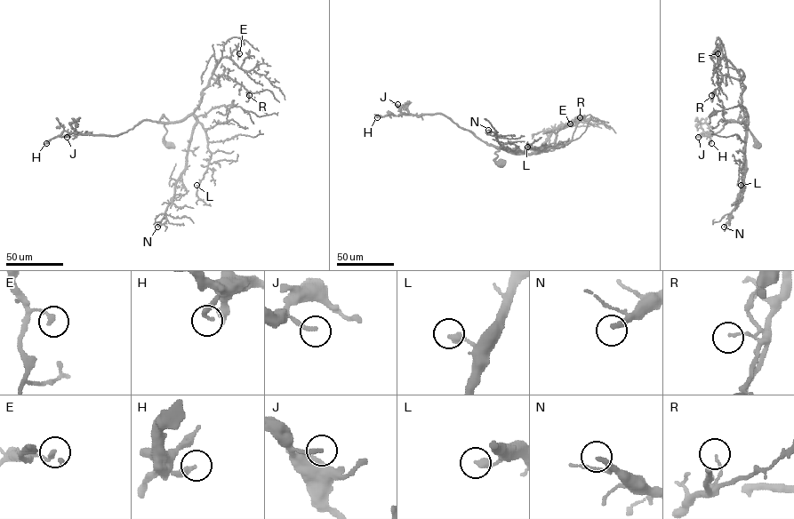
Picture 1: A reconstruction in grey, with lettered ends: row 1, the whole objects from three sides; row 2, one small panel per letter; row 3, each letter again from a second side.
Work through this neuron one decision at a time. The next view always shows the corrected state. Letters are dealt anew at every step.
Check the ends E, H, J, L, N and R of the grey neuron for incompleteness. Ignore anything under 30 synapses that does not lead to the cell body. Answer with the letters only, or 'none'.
N

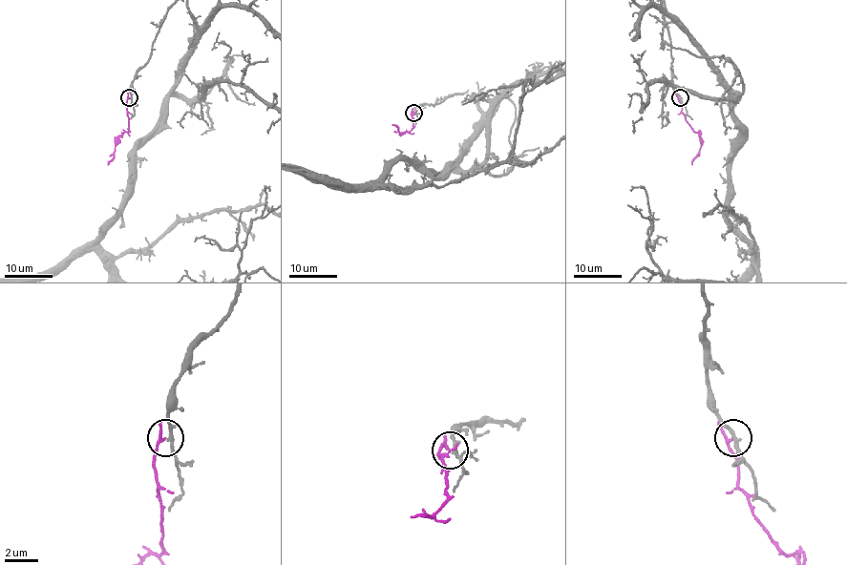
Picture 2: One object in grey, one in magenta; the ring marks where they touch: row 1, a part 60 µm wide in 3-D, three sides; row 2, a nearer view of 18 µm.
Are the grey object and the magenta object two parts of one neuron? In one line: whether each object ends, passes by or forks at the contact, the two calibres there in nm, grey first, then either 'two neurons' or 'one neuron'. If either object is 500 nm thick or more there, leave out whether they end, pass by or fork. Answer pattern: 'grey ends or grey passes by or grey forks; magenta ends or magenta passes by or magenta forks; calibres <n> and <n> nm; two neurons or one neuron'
grey passes by; magenta passes by; calibres 200 and 140 nm; two neurons

